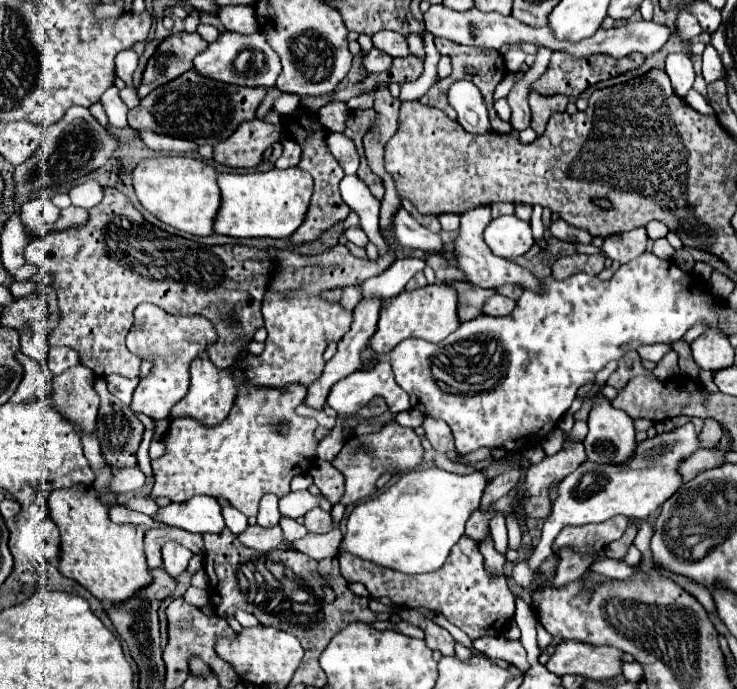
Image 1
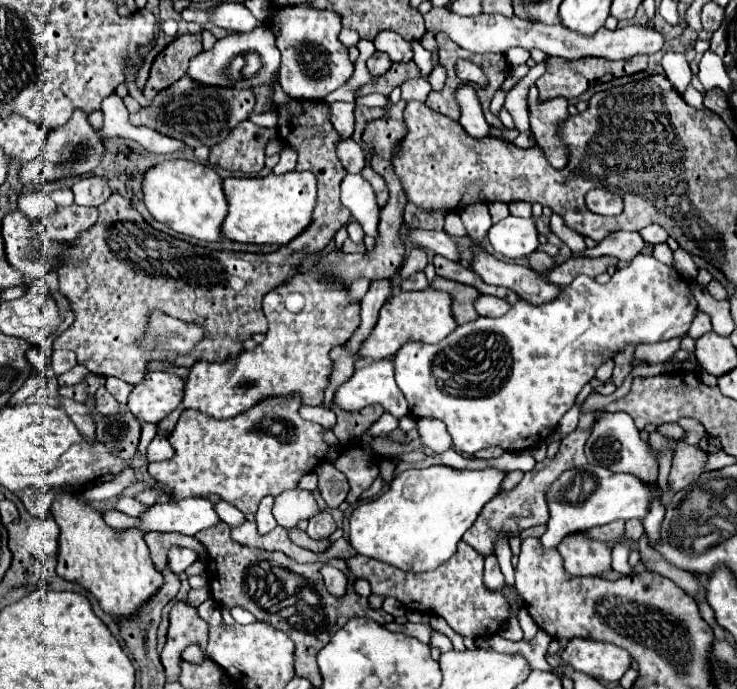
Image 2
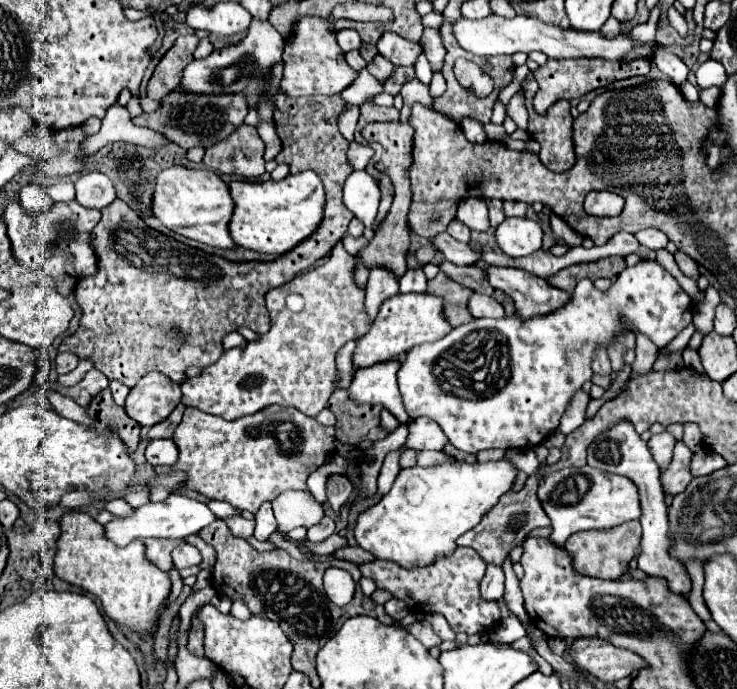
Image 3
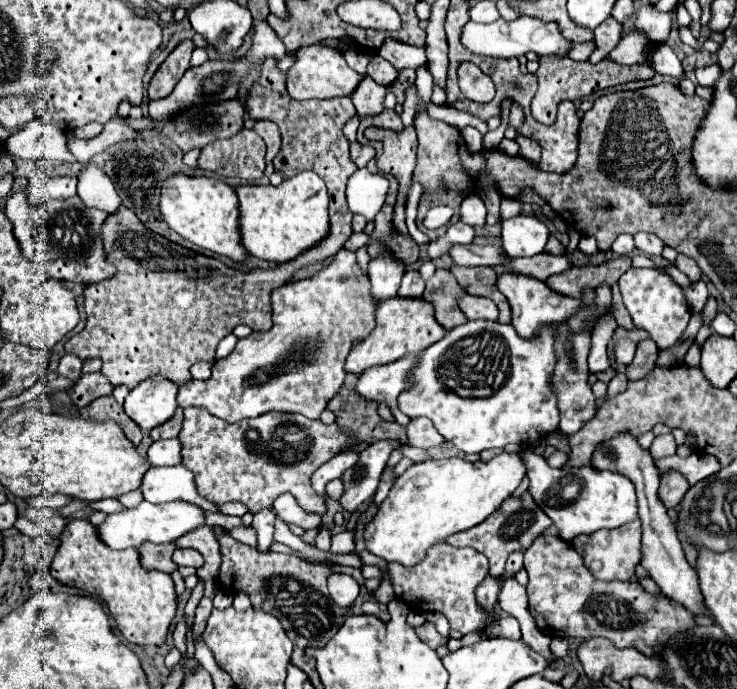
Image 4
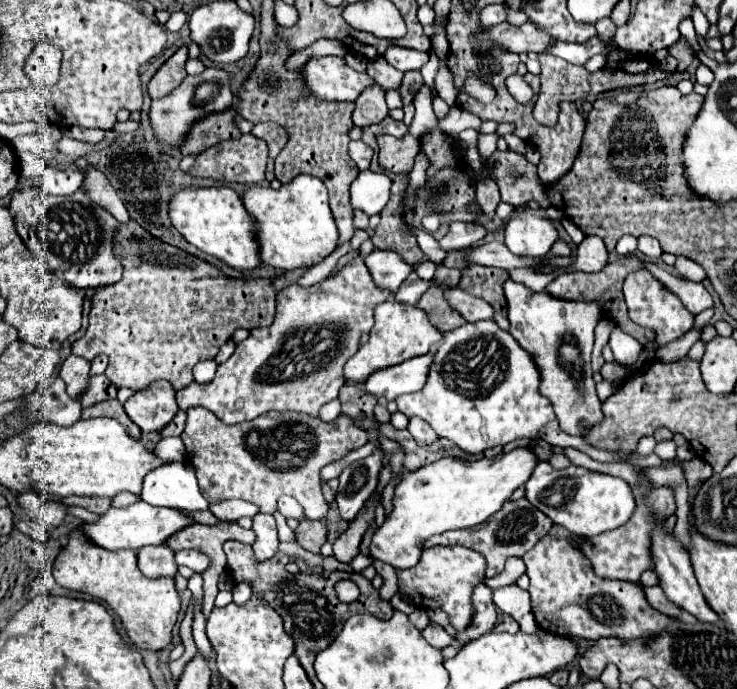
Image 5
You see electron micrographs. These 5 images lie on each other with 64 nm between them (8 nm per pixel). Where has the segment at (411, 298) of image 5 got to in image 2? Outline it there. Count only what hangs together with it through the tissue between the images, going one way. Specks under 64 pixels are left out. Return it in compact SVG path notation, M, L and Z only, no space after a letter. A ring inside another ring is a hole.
M416 272L412 276L408 276L406 280L402 280L400 284L400 290L426 290L428 288L428 280L424 276L424 272Z

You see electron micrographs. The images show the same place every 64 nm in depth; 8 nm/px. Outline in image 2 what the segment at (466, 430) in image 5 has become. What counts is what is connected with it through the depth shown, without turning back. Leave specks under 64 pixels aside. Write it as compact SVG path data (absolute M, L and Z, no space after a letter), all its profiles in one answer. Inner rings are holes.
M638 254L630 262L630 266L616 270L608 284L598 284L594 278L578 276L568 288L560 288L560 296L554 302L542 304L540 308L530 308L528 304L518 300L516 306L512 306L506 316L502 316L502 318L476 318L474 322L458 326L452 334L448 334L438 344L420 344L420 342L404 344L404 348L400 348L400 352L392 358L394 368L396 368L396 384L402 390L402 394L406 396L406 400L408 400L410 414L442 420L446 424L446 428L448 428L448 434L452 436L452 444L460 452L474 454L474 452L478 452L482 448L490 448L490 446L500 446L502 450L526 450L526 448L534 448L536 444L540 444L540 442L548 440L548 436L552 436L552 432L556 430L560 418L574 406L574 400L576 400L578 392L582 390L582 386L586 382L590 382L594 378L596 368L604 360L614 358L616 352L620 352L626 344L656 344L656 342L672 340L676 336L686 334L692 320L694 320L694 314L696 314L696 300L692 298L686 280L676 270L672 270L666 264L658 262L654 256Z

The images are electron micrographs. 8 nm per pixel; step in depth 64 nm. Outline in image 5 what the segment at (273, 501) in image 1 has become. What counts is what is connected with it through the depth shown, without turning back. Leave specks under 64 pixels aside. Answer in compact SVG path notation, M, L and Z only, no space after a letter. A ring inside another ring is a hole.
M256 514L252 530L256 534L256 542L252 544L256 562L270 560L278 552L278 544L280 544L274 516L272 514Z

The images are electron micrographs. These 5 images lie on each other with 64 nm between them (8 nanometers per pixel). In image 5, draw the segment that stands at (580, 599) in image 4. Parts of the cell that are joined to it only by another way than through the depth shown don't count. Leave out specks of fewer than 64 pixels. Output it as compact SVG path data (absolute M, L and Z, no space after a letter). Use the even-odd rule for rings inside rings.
M544 536L524 554L524 564L526 576L530 578L528 592L532 598L532 610L542 630L586 640L600 640L606 636L648 640L654 632L660 632L660 628L672 622L672 618L650 608L642 586L596 576L590 560L568 540Z

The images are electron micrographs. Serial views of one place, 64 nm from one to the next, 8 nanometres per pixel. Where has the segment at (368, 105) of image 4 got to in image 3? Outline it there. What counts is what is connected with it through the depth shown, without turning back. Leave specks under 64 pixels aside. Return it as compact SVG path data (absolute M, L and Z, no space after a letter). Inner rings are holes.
M362 70L358 72L358 78L356 82L352 82L352 88L346 88L340 96L348 102L348 104L354 104L354 106L362 106L366 102L370 102L374 96L382 94L384 88L382 84L368 74L368 70Z

